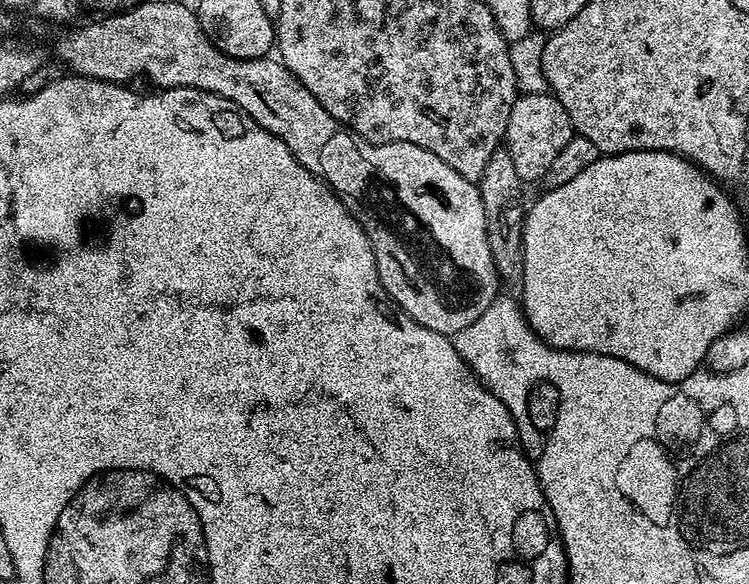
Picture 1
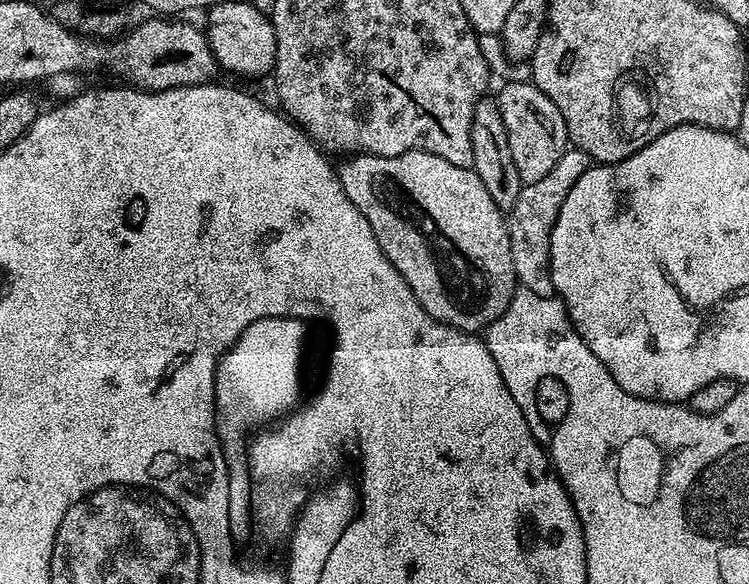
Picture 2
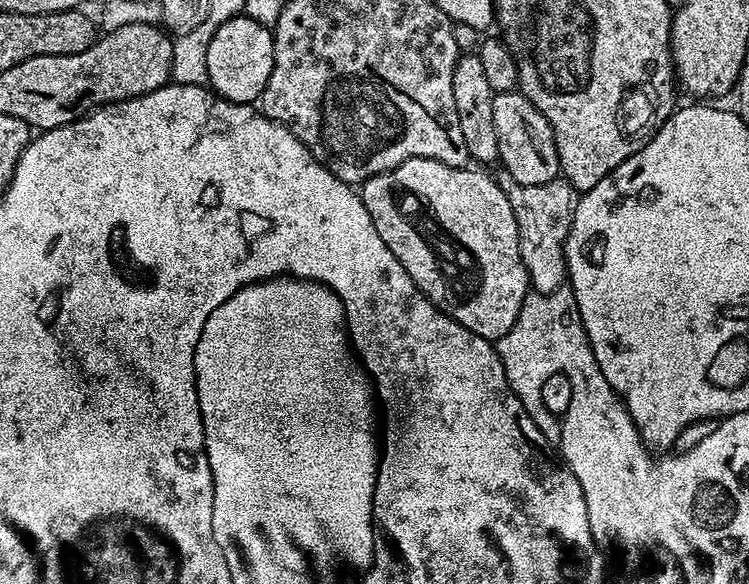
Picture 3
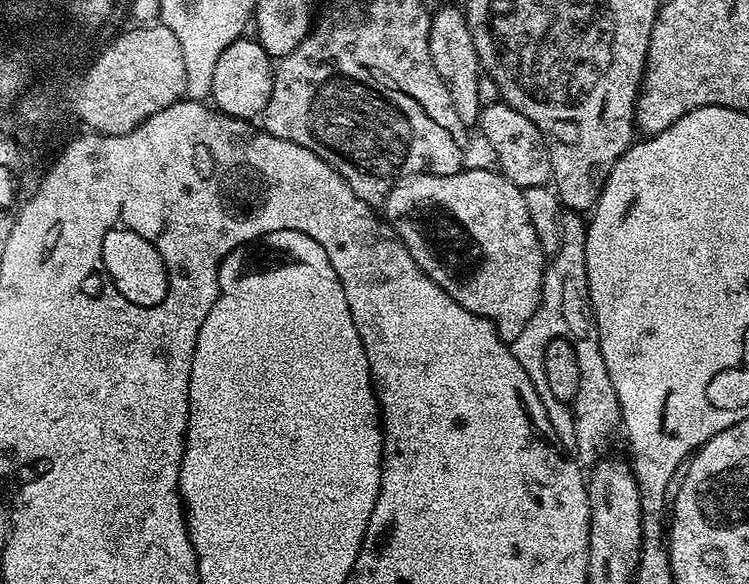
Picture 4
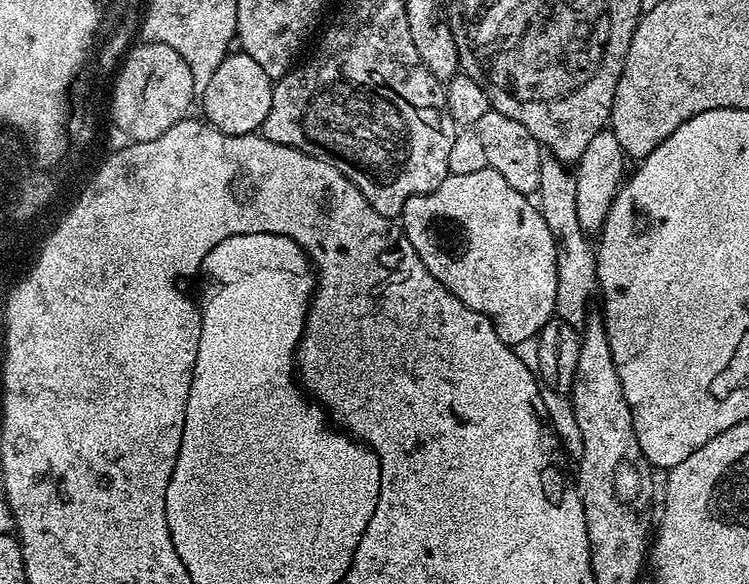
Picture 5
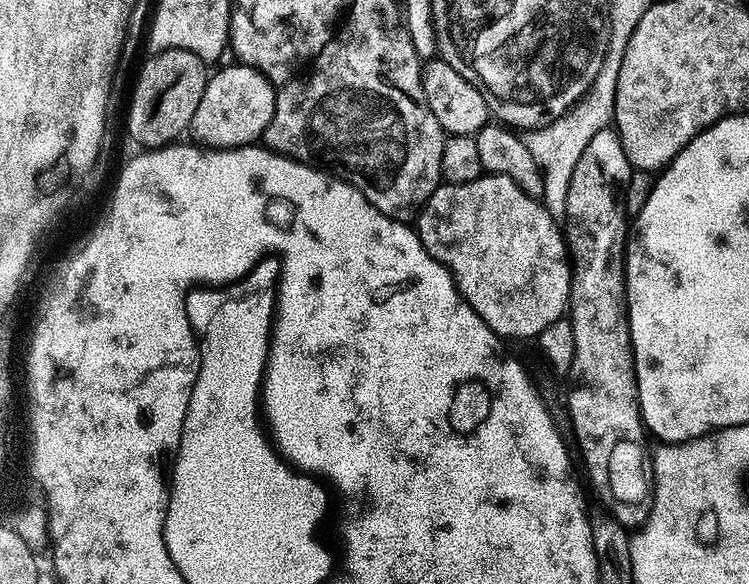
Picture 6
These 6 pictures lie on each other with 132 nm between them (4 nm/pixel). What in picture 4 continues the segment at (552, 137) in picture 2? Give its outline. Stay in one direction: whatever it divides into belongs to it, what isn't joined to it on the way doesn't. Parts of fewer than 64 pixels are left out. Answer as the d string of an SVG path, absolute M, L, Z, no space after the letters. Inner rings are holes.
M506 103L481 108L478 121L479 135L485 136L494 145L494 154L500 175L505 176L521 190L528 187L542 187L552 179L548 148L544 145L542 134L526 114L518 114Z

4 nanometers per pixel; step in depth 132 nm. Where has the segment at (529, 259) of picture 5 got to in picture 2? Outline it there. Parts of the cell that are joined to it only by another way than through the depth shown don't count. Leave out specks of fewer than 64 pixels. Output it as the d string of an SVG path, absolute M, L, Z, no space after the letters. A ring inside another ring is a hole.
M429 152L397 156L352 154L345 160L348 161L338 168L340 188L366 214L378 246L382 246L391 268L402 274L404 283L410 286L412 299L424 307L426 314L461 332L476 334L494 323L510 306L518 283L510 256L508 220L490 198L478 174L472 168L454 166L454 162Z

